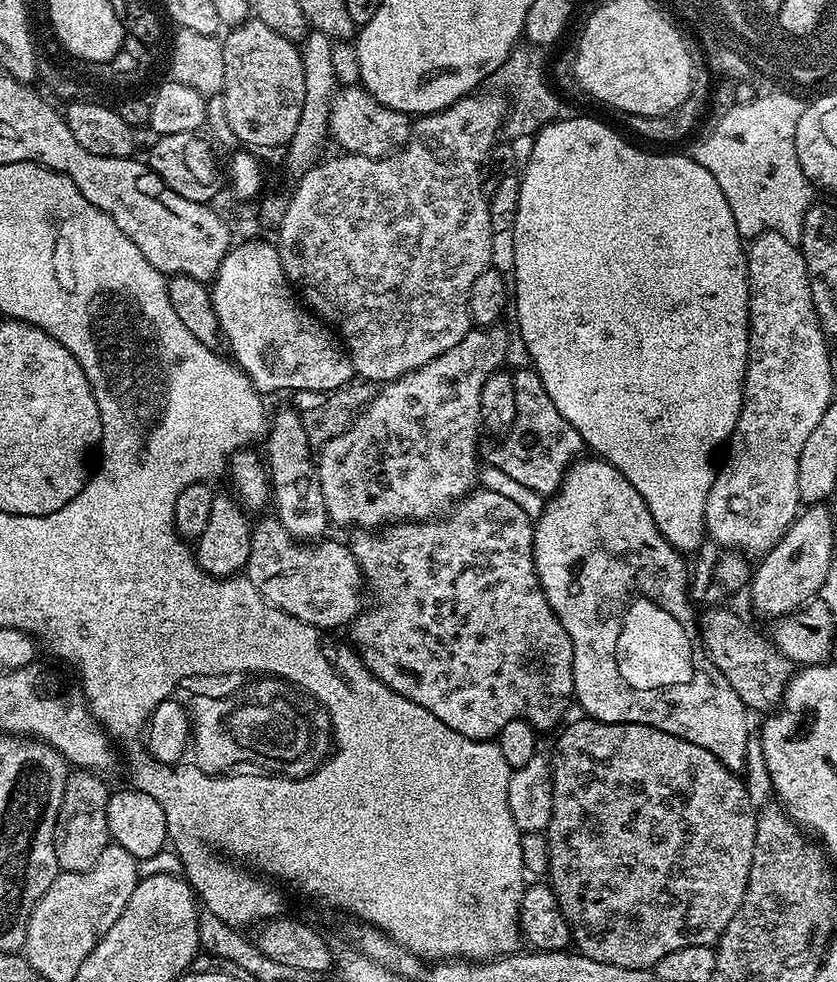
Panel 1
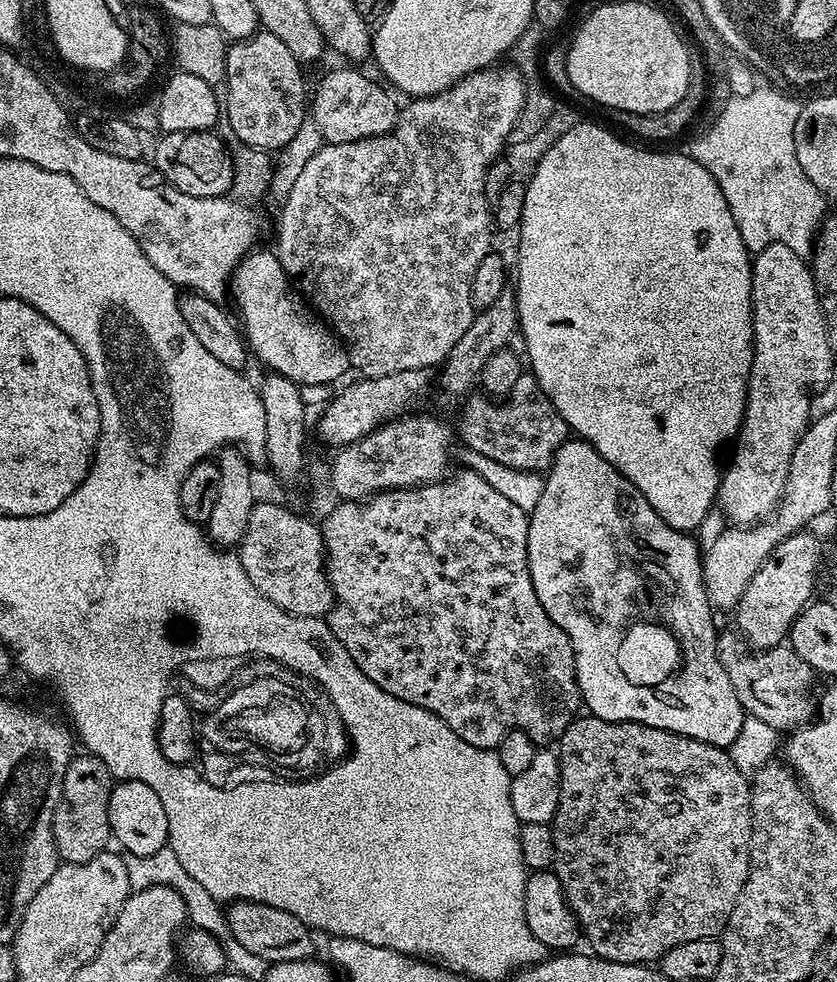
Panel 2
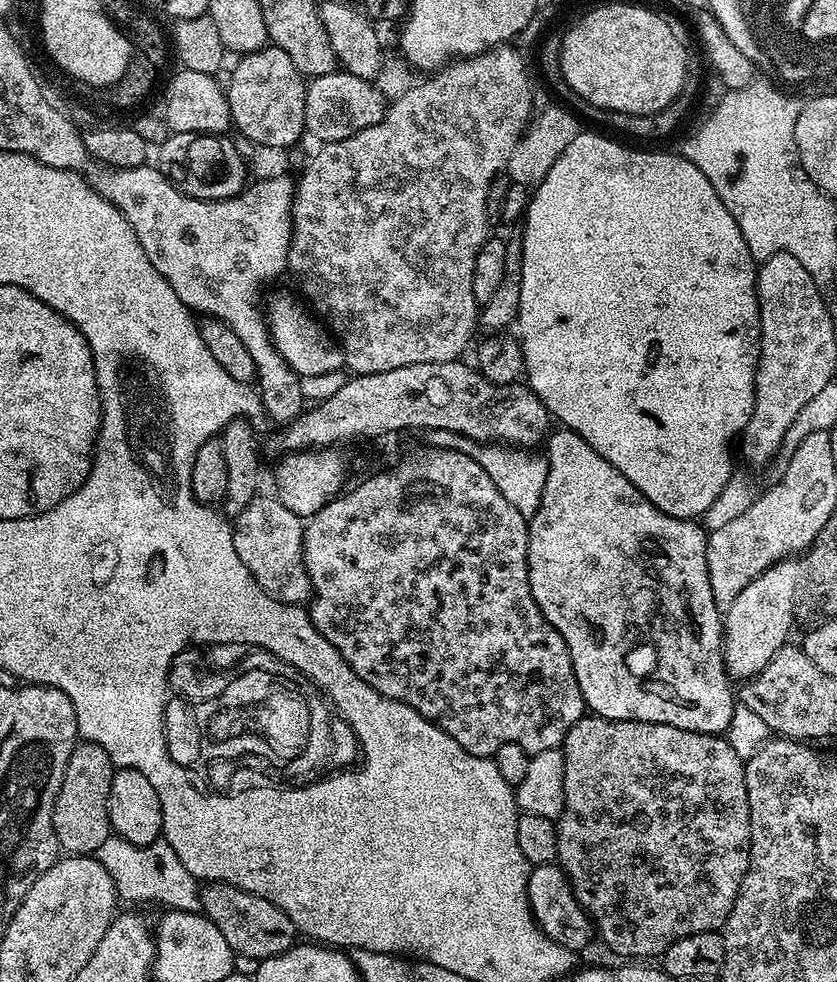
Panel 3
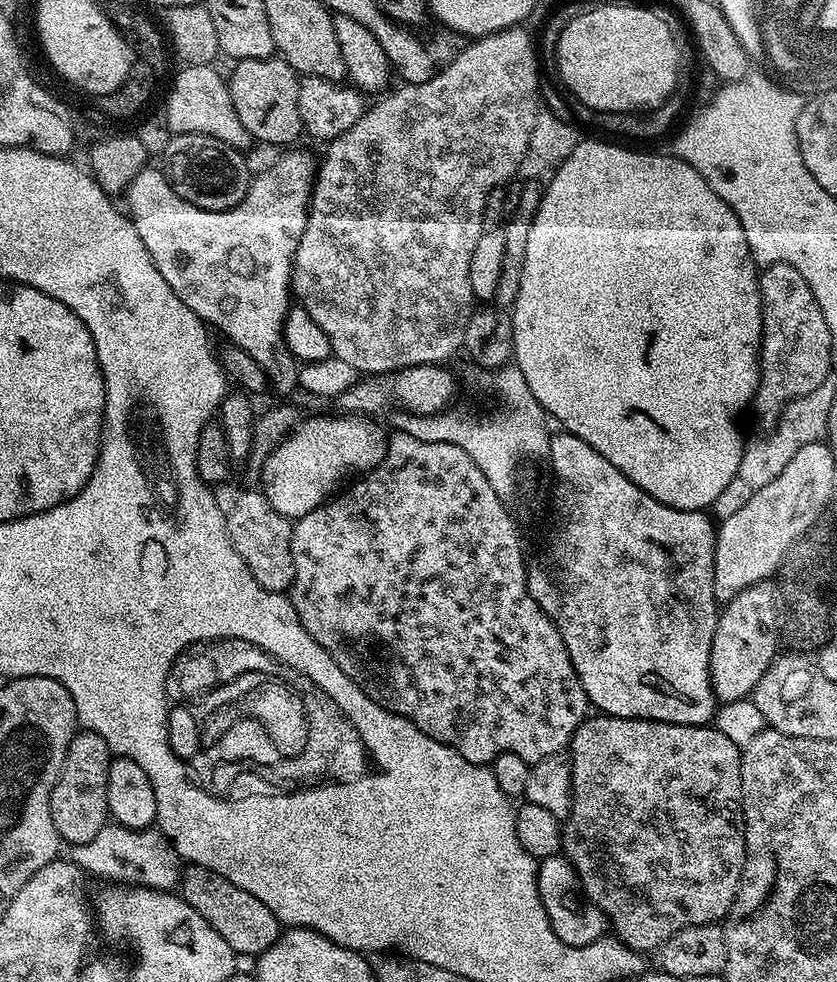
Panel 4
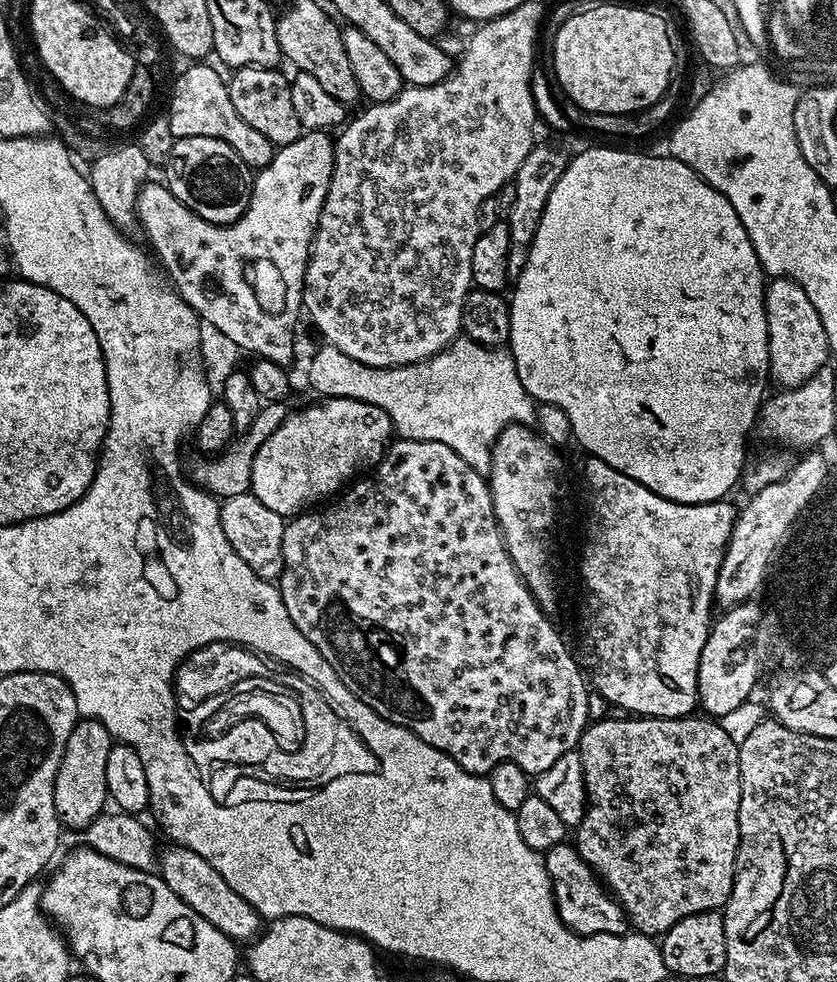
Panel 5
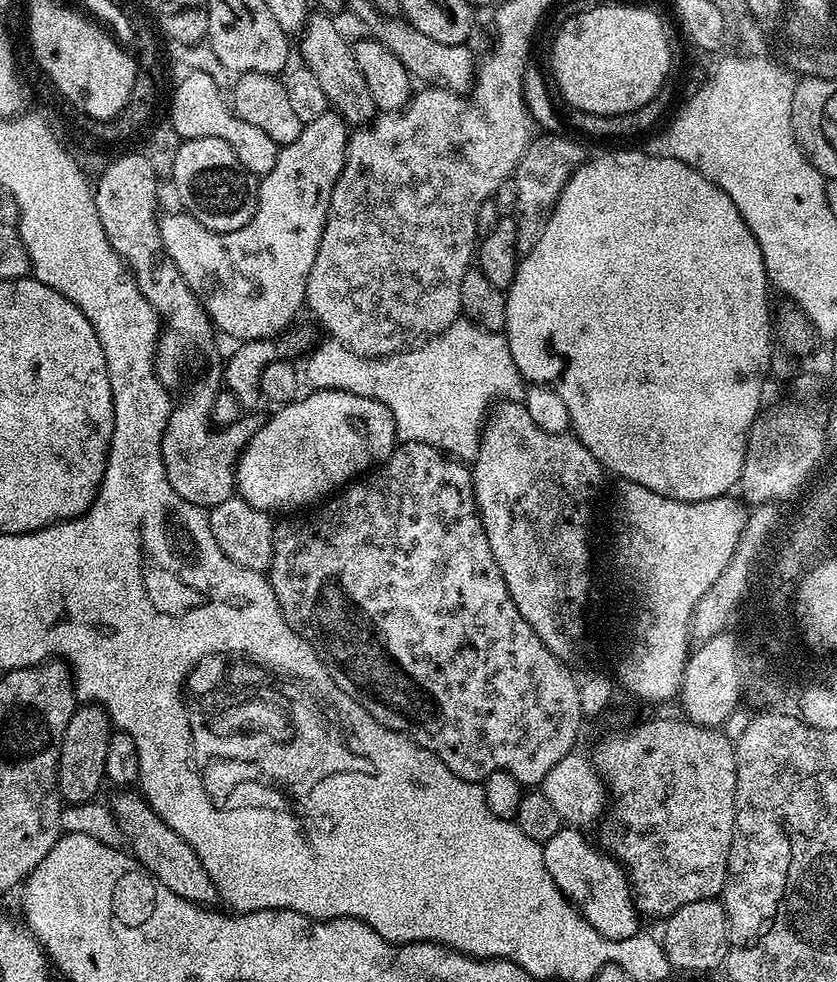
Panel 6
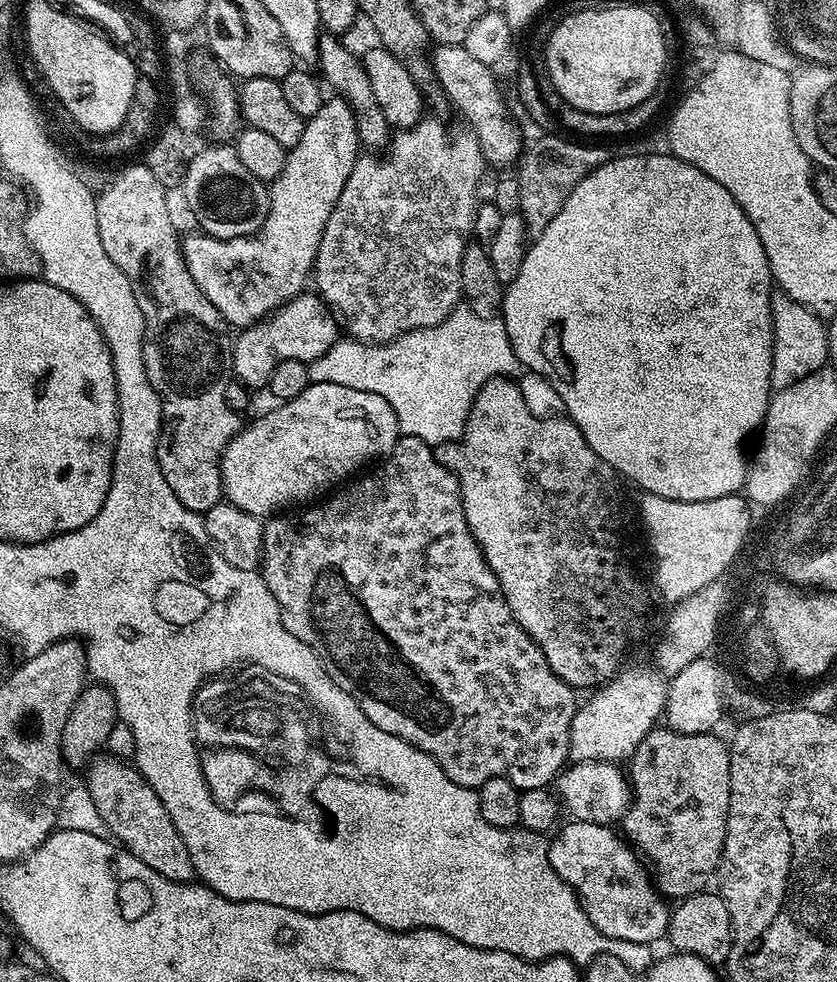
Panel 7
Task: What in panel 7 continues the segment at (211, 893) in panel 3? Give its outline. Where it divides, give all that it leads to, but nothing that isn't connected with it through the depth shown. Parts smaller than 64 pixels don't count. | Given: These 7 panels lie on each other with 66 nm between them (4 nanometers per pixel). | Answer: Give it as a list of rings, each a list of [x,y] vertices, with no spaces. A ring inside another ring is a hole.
[[[100,754],[87,765],[87,772],[87,790],[107,831],[126,851],[134,854],[134,858],[146,862],[150,870],[162,874],[162,878],[170,878],[179,884],[189,883],[197,875],[190,862],[190,854],[186,854],[186,846],[174,822],[170,822],[170,814],[166,814],[166,806],[160,801],[158,794],[154,794],[150,782],[146,782],[140,769],[123,759]]]

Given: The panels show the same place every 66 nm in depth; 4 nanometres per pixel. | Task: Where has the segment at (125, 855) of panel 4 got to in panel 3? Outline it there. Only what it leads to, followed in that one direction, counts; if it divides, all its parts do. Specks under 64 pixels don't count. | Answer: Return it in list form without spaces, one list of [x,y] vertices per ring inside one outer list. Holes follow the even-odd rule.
[[[113,834],[94,855],[115,882],[117,897],[121,901],[160,902],[163,907],[179,912],[200,912],[203,909],[199,881],[179,861],[174,848],[163,840],[140,847]]]

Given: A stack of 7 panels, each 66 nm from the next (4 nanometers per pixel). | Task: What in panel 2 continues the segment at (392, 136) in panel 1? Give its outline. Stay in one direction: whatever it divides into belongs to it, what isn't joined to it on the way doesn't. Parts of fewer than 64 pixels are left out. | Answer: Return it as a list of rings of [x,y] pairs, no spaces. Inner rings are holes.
[[[340,67],[344,68],[326,73],[321,78],[316,93],[313,91],[310,96],[310,120],[318,126],[321,141],[326,144],[341,144],[388,135],[396,125],[397,97],[383,83],[375,84],[370,77],[363,76],[356,69],[359,67]]]

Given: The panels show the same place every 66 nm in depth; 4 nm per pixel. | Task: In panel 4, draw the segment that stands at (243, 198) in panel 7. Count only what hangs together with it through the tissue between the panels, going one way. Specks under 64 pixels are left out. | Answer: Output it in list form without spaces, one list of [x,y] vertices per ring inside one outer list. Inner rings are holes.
[[[182,132],[173,135],[162,153],[162,160],[168,163],[166,175],[169,184],[178,195],[186,198],[186,202],[207,212],[225,212],[246,198],[250,171],[244,156],[241,149],[226,146],[226,142],[213,136]]]

